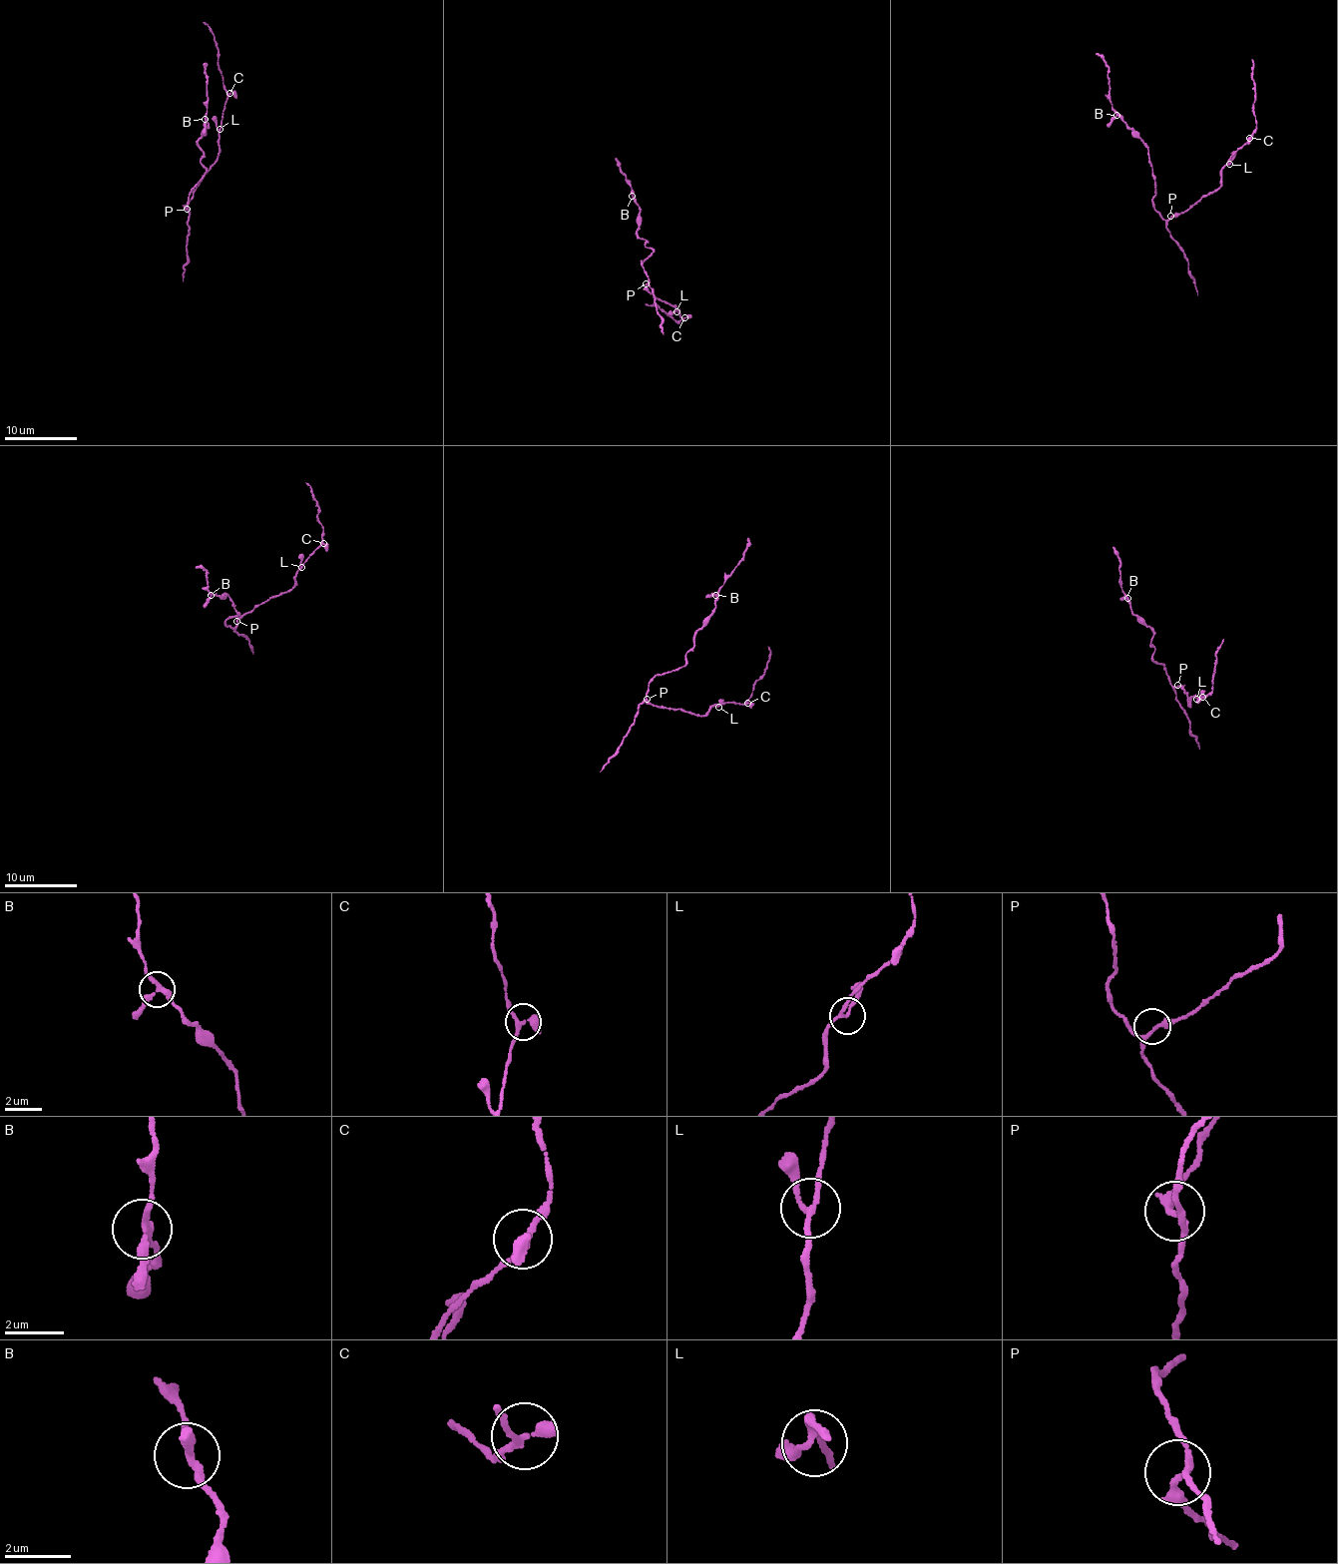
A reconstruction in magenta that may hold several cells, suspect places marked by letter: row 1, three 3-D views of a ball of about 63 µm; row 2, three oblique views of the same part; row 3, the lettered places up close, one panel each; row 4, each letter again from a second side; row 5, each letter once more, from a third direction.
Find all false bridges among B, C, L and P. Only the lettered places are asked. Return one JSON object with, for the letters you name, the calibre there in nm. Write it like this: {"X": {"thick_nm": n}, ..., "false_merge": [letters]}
{"false_merge": []}

